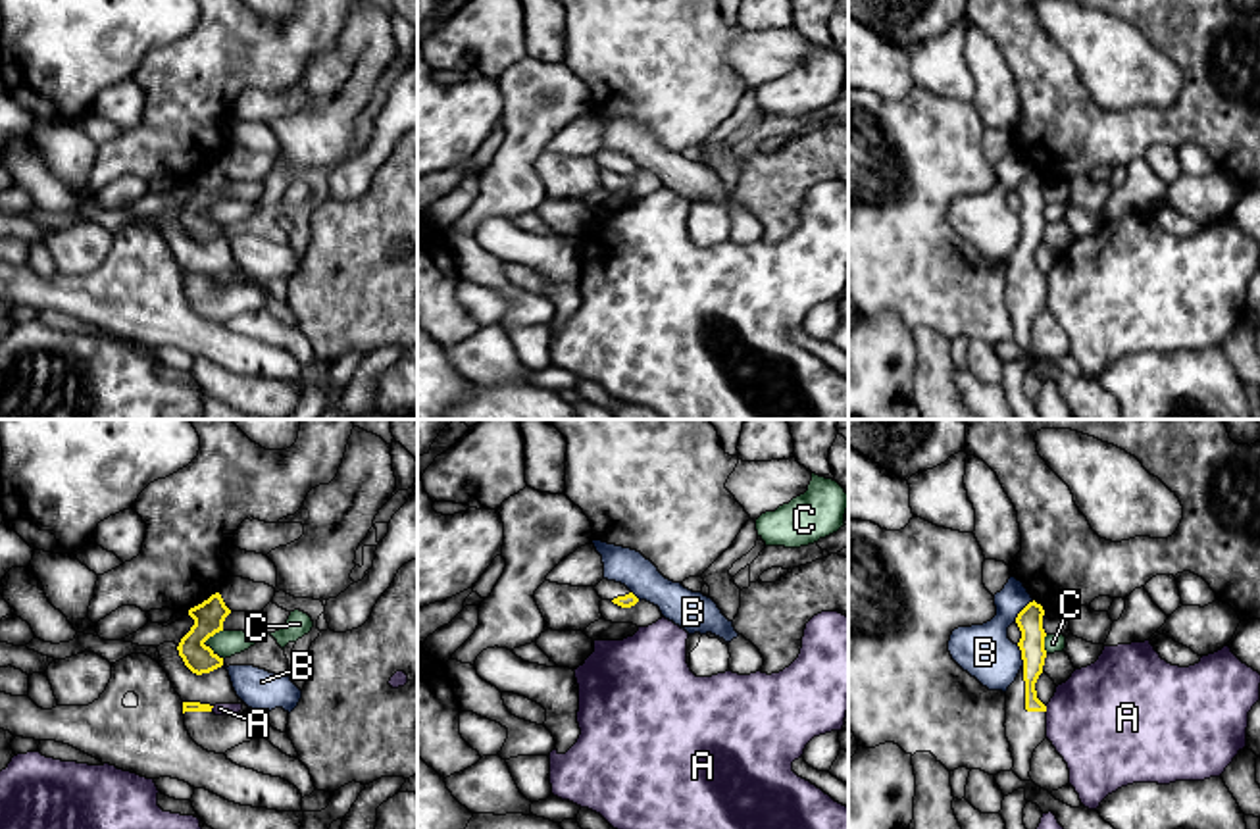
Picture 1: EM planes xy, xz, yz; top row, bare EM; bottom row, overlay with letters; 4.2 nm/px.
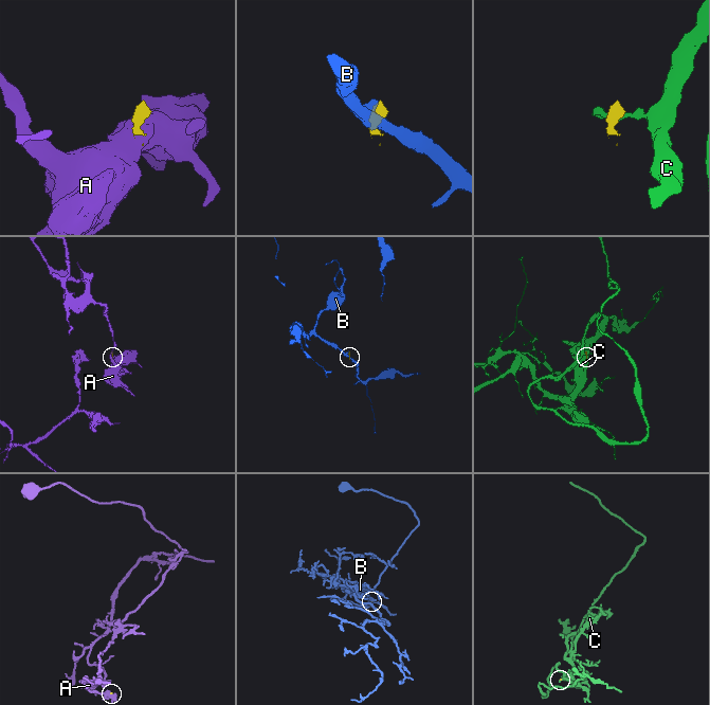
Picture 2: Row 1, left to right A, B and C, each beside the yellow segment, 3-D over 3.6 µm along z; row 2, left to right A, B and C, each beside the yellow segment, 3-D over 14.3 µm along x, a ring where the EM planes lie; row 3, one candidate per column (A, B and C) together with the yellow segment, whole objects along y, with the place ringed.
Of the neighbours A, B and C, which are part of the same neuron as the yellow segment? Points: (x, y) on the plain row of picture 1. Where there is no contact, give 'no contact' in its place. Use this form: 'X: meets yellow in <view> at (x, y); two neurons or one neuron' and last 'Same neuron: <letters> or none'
A: meets yellow in xy at (212, 276); two neurons
B: meets yellow in yz at (1022, 179); two neurons
C: meets yellow in xy at (204, 214); two neurons
Same neuron: none

